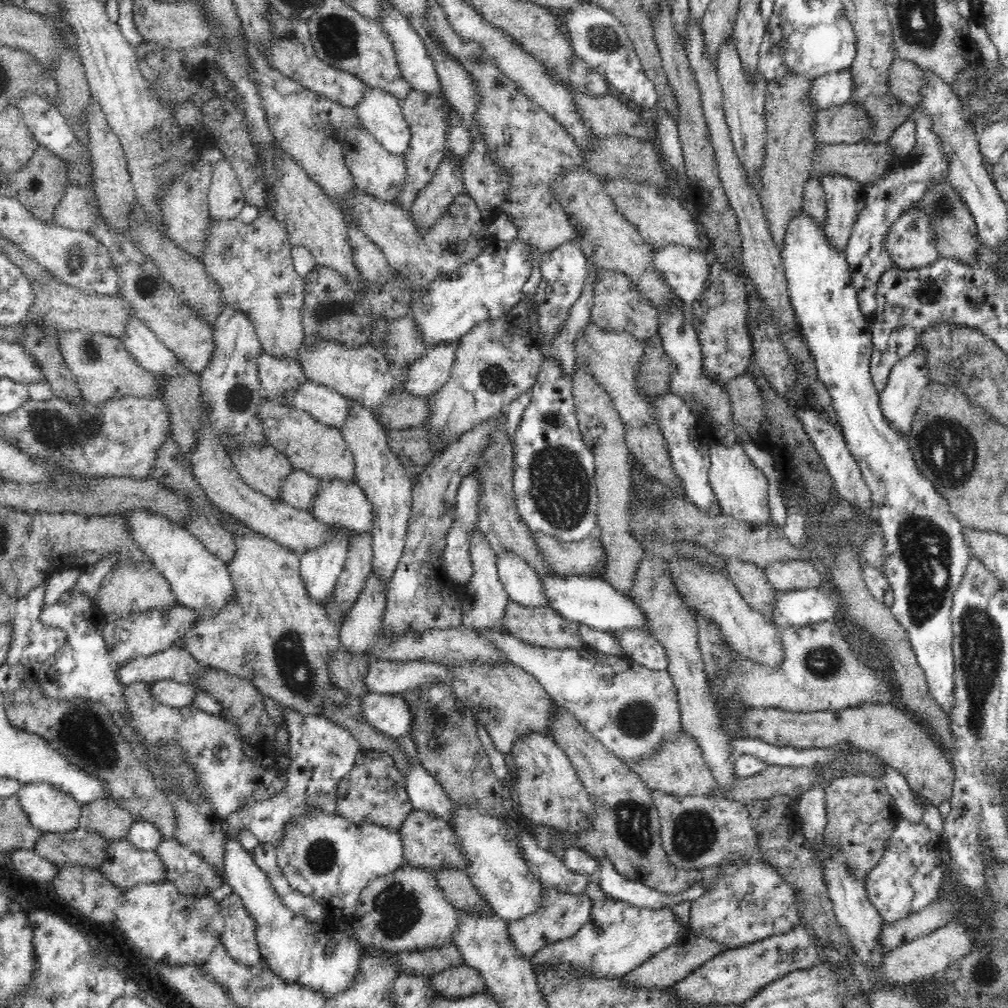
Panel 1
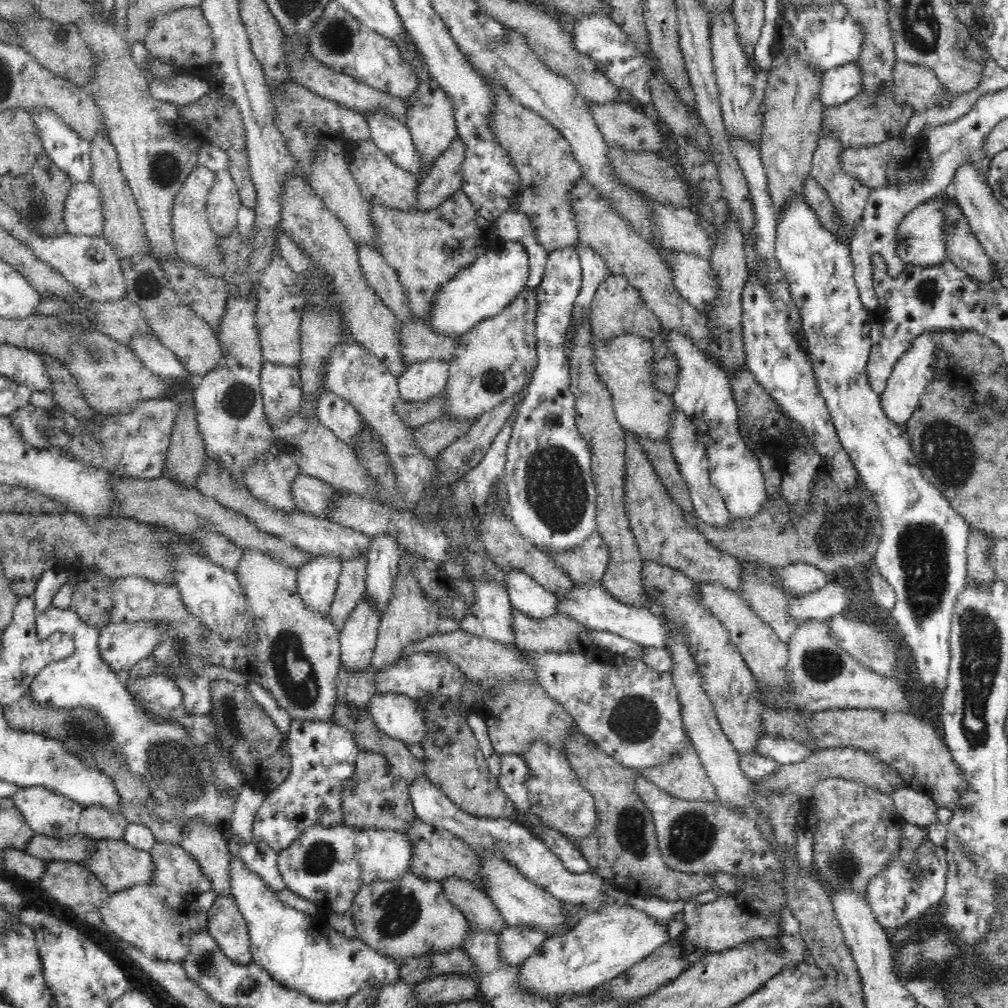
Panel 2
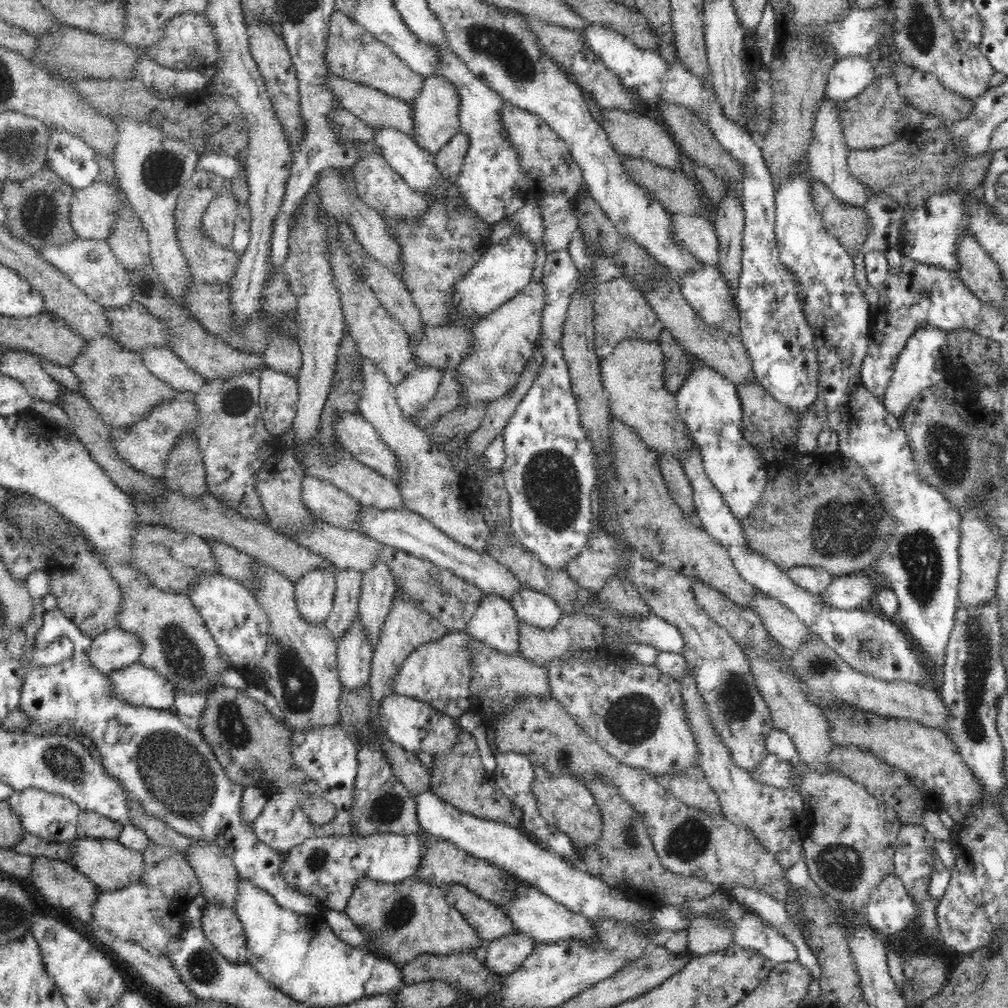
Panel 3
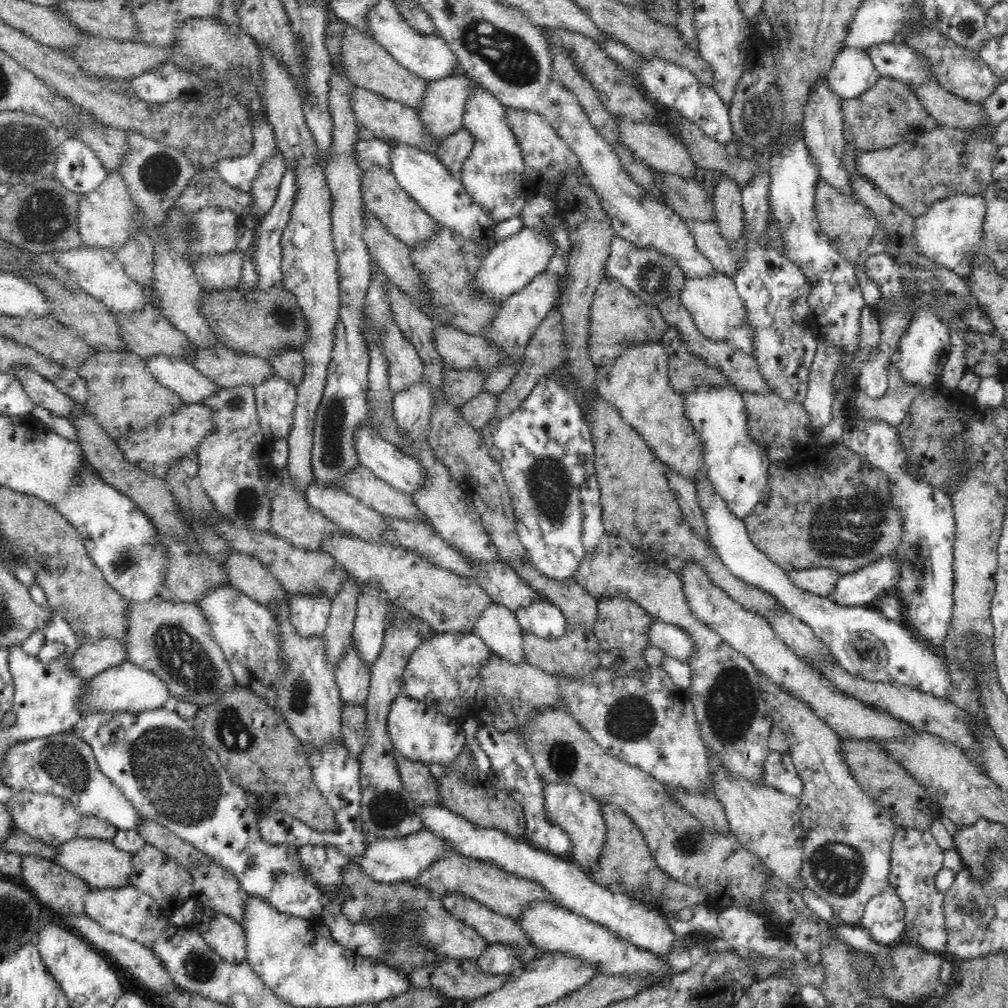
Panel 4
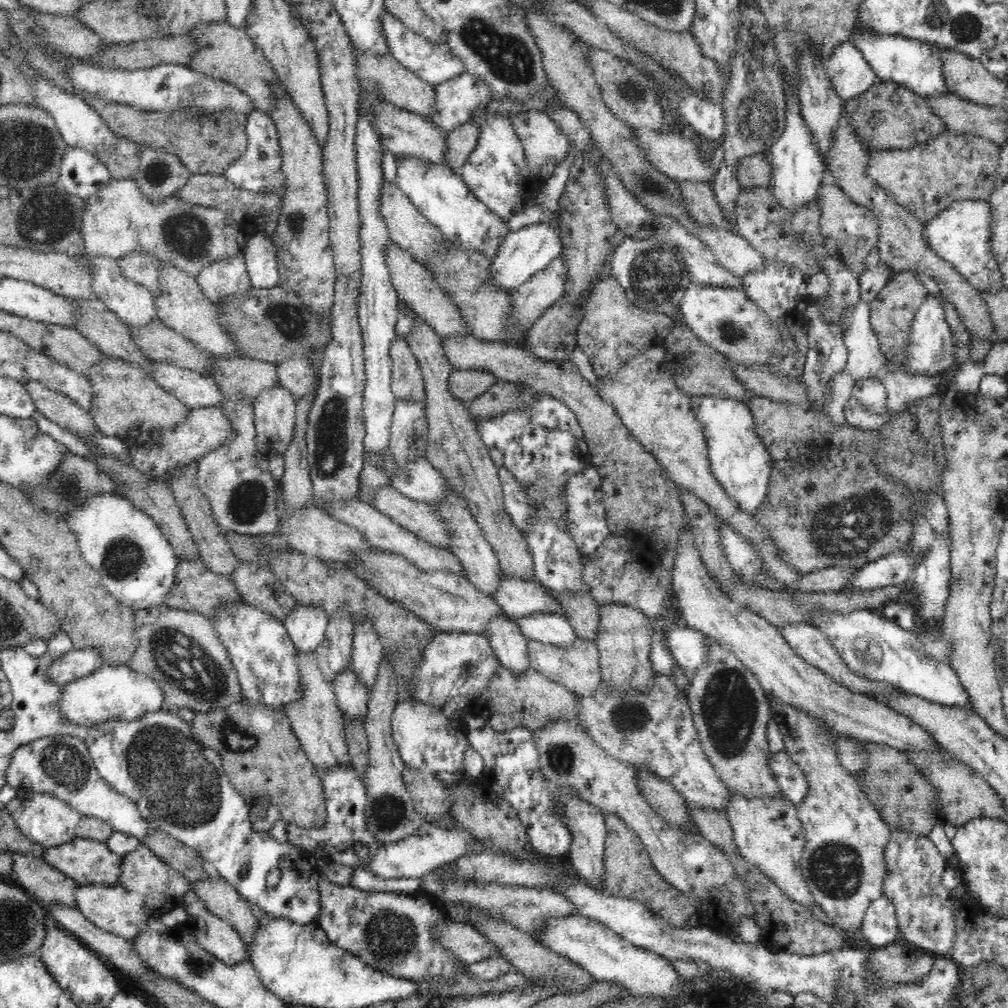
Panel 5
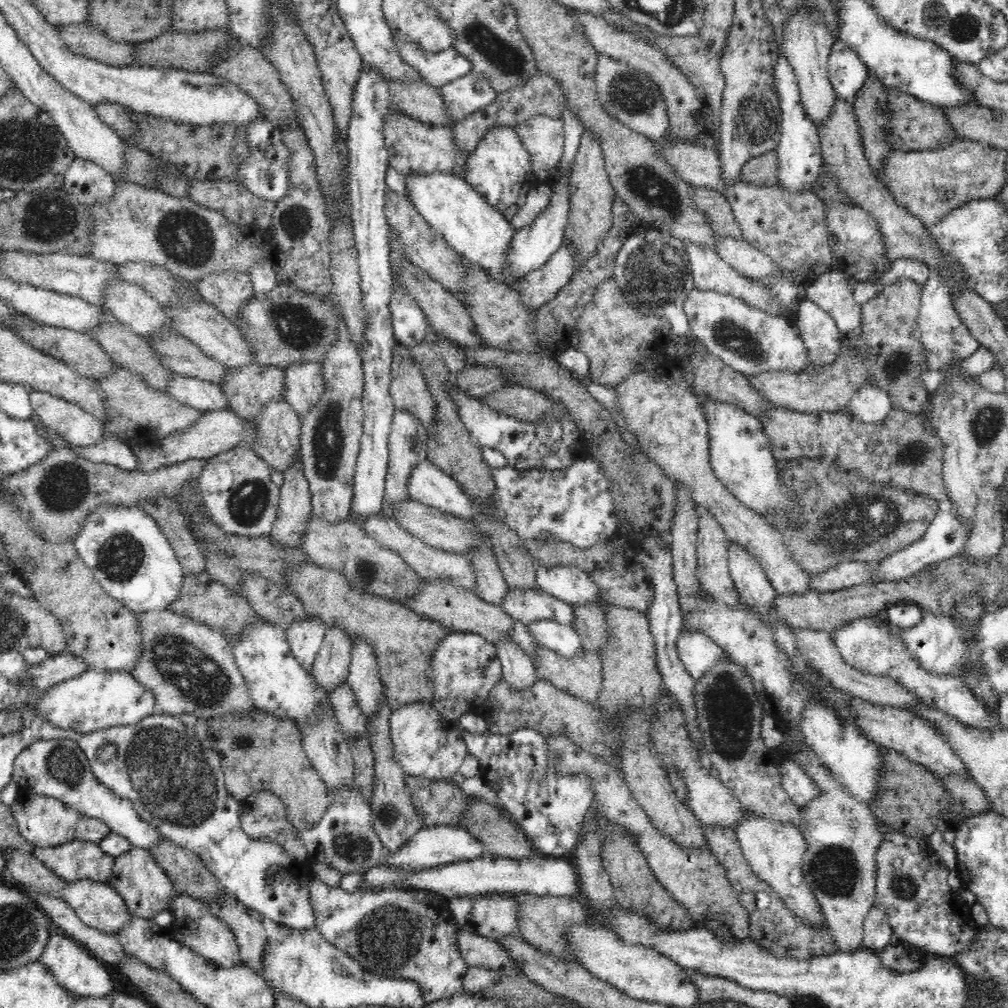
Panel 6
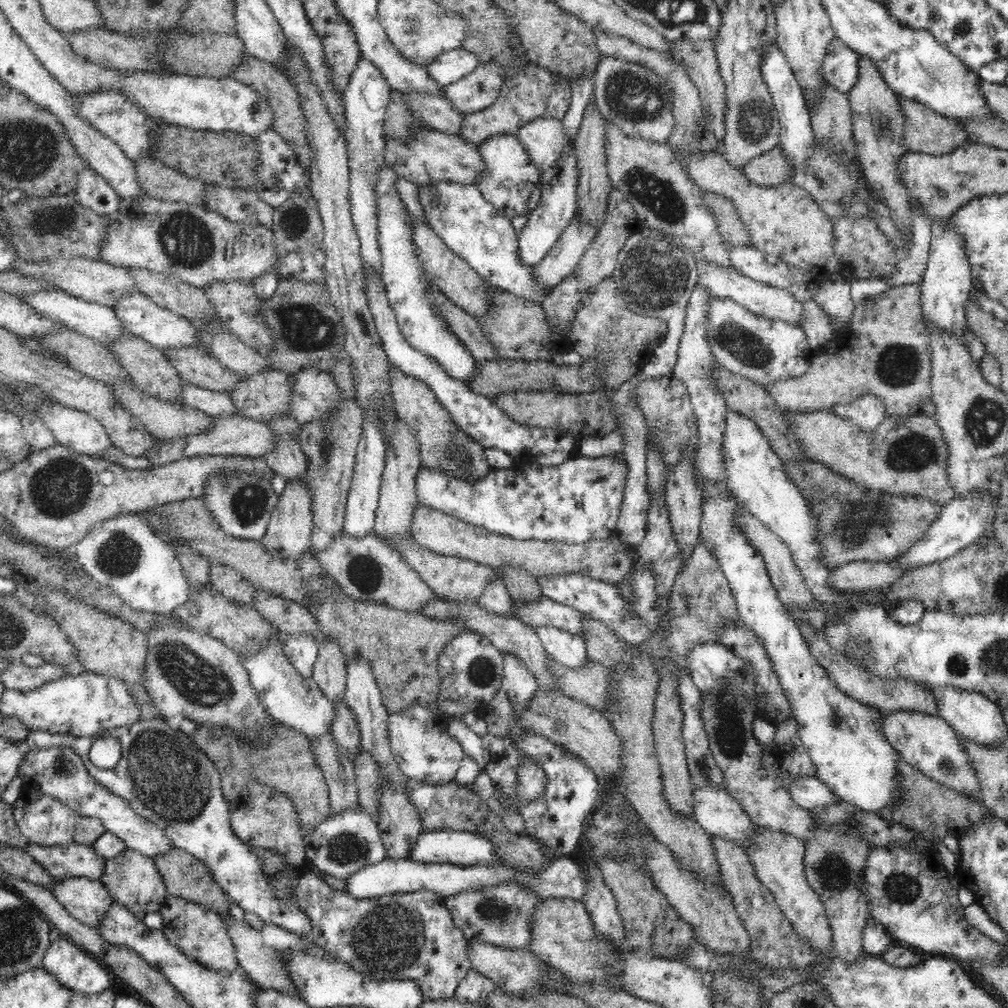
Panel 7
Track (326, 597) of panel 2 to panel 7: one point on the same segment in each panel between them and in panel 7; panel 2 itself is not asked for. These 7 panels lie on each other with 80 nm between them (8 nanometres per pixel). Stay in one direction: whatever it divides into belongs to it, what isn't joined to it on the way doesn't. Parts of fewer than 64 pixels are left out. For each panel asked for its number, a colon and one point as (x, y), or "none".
3: (314, 593)
4: (309, 615)
5: (306, 626)
6: (305, 638)
7: (301, 649)

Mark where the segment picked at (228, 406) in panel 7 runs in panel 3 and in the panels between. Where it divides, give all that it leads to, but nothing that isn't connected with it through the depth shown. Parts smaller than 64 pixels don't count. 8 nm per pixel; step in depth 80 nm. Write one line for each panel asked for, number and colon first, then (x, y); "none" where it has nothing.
3: (163, 363)
4: (181, 377)
5: (193, 389)
6: (196, 393)

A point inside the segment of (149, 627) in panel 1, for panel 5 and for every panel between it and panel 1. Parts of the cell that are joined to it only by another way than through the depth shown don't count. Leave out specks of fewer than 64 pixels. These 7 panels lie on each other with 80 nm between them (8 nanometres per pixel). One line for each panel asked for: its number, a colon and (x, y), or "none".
2: (121, 645)
3: (115, 649)
4: (90, 659)
5: (74, 664)

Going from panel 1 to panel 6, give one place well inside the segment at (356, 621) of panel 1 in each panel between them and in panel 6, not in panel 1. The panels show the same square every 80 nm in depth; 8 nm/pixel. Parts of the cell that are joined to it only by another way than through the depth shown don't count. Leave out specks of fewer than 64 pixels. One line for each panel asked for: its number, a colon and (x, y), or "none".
2: (358, 638)
3: (354, 653)
4: (352, 676)
5: (352, 697)
6: (352, 722)

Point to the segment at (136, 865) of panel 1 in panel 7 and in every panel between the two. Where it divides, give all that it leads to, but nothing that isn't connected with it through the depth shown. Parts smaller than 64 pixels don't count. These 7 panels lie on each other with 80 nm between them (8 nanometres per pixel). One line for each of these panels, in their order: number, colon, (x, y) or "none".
2: (118, 866)
3: (110, 865)
4: (99, 863)
5: (86, 861)
6: (75, 860)
7: (74, 860)

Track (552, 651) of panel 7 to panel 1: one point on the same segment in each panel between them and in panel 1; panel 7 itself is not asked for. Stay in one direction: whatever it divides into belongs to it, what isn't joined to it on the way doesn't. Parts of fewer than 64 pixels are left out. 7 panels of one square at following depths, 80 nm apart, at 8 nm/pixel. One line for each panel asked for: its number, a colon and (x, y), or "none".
1: (523, 585)
2: (527, 596)
3: (535, 608)
4: (543, 619)
5: (550, 628)
6: (564, 640)

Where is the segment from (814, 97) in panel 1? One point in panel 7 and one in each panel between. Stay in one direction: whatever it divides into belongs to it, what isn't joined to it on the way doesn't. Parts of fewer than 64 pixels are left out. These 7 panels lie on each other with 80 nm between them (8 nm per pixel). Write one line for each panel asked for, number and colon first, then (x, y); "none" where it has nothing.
2: (842, 83)
3: (849, 76)
4: (852, 73)
5: (849, 73)
6: (847, 72)
7: (840, 65)

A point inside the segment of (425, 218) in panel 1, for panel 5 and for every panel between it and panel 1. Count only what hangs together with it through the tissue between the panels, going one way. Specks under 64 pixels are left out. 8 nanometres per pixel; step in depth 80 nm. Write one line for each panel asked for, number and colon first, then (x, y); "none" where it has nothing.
2: (444, 178)
3: (449, 159)
4: (453, 151)
5: (460, 142)

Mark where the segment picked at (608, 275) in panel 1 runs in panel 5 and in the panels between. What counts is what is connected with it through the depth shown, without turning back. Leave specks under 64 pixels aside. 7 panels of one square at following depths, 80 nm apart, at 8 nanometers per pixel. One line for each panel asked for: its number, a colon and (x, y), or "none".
2: (617, 309)
3: (621, 311)
4: (618, 320)
5: (612, 331)

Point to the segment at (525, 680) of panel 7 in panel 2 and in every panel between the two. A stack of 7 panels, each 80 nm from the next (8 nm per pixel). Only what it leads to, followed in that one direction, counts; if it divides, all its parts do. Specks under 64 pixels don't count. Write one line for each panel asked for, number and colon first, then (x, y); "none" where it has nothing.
2: (490, 616)
3: (495, 623)
4: (498, 626)
5: (510, 645)
6: (518, 670)

